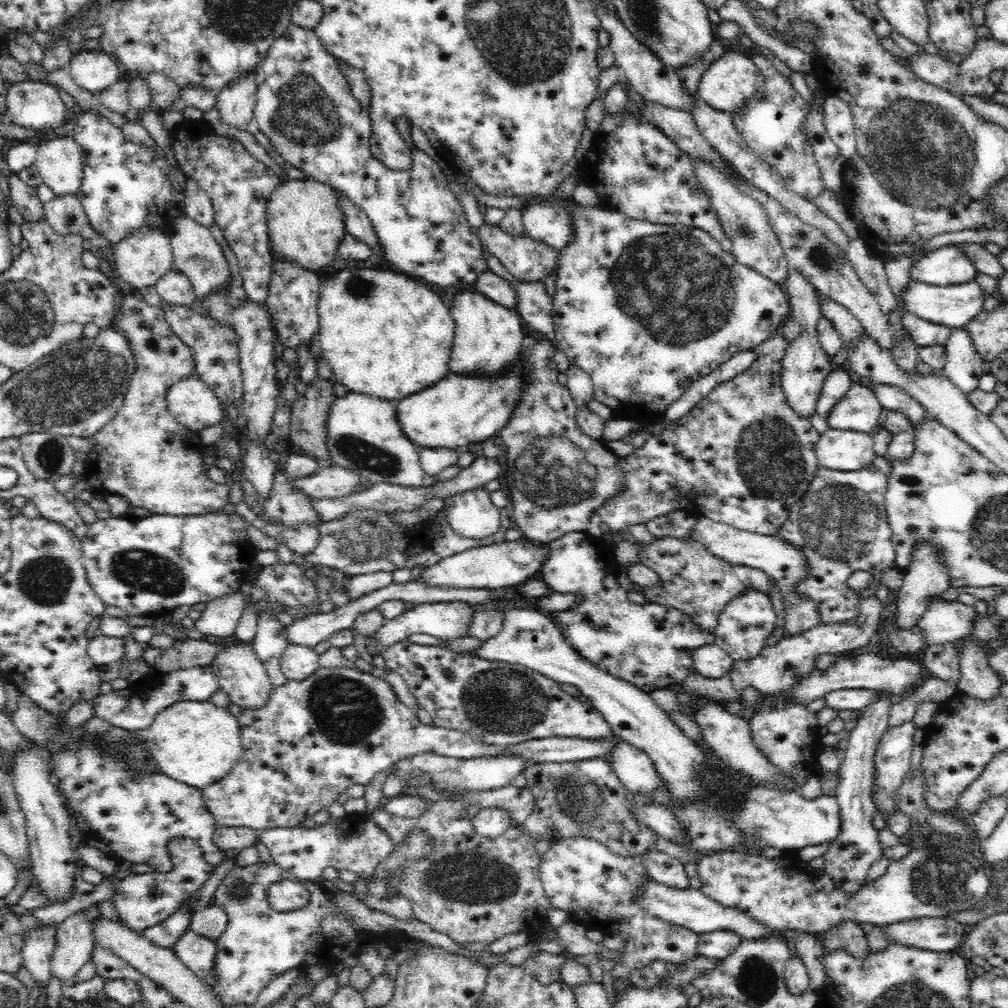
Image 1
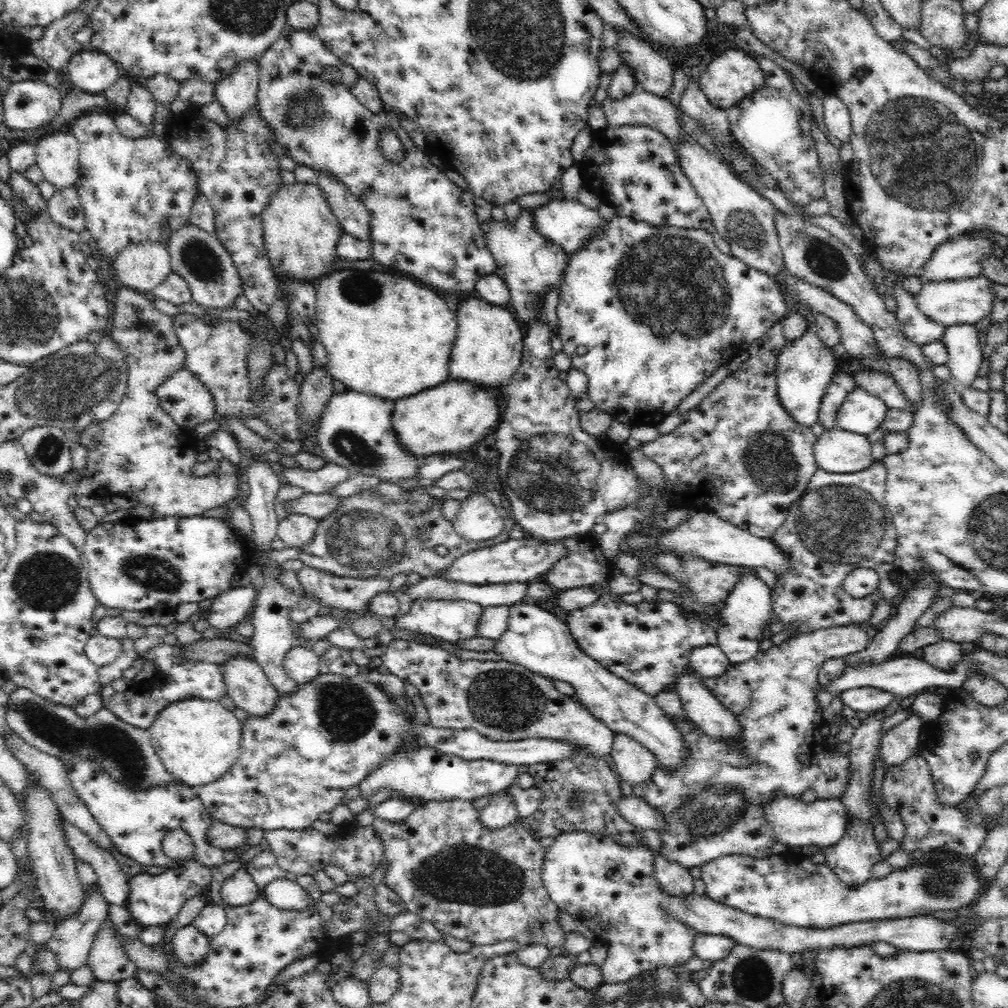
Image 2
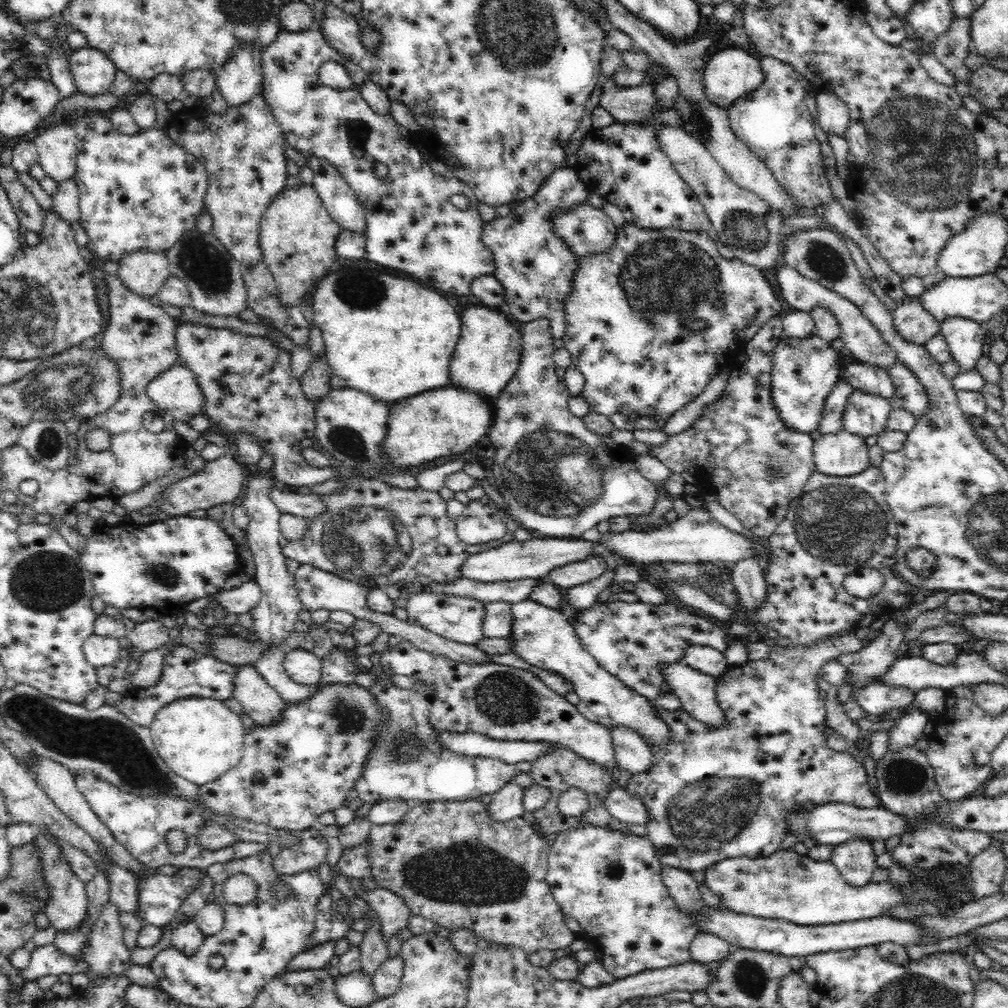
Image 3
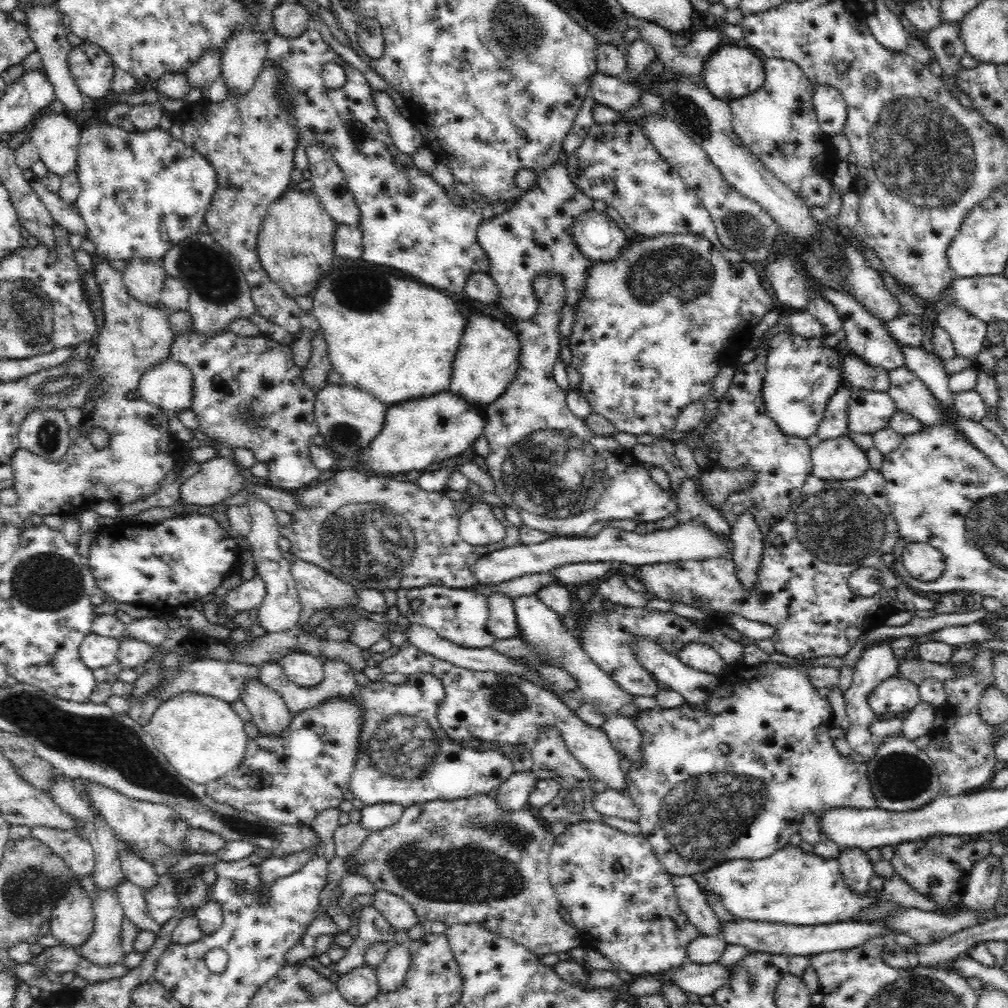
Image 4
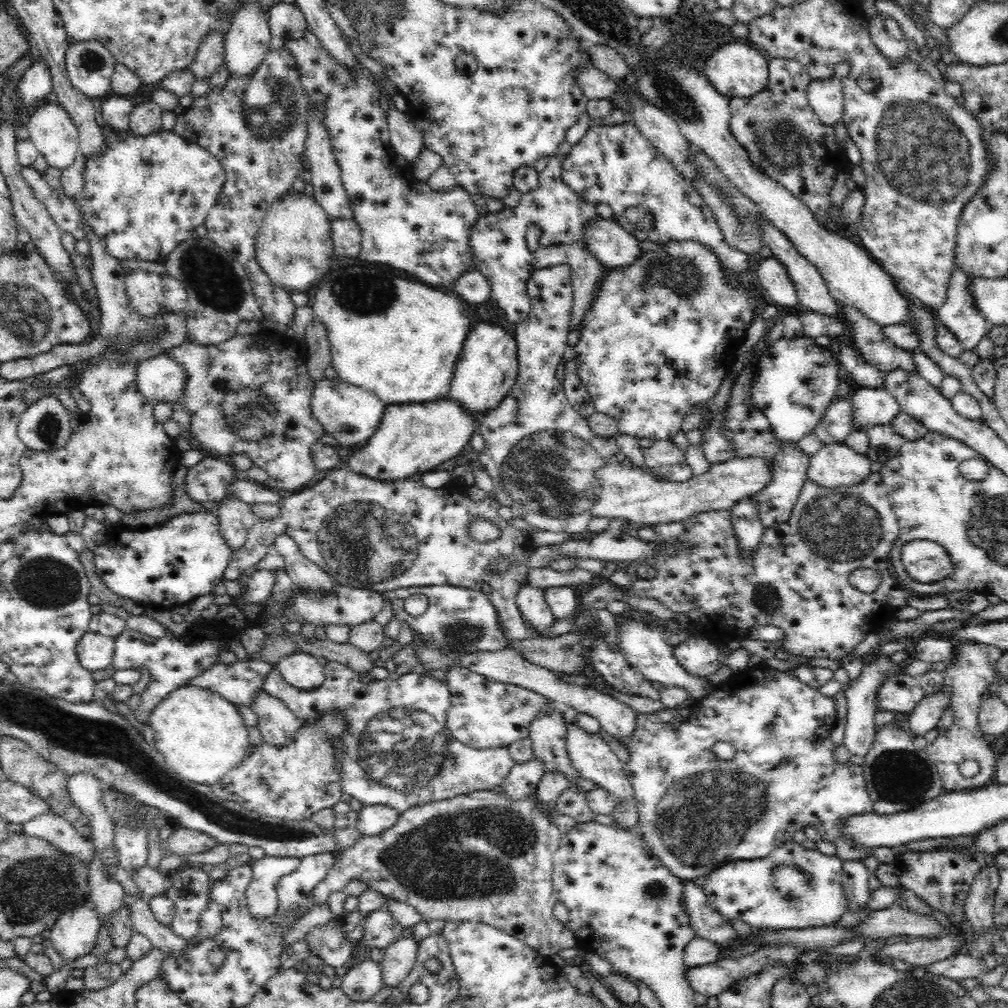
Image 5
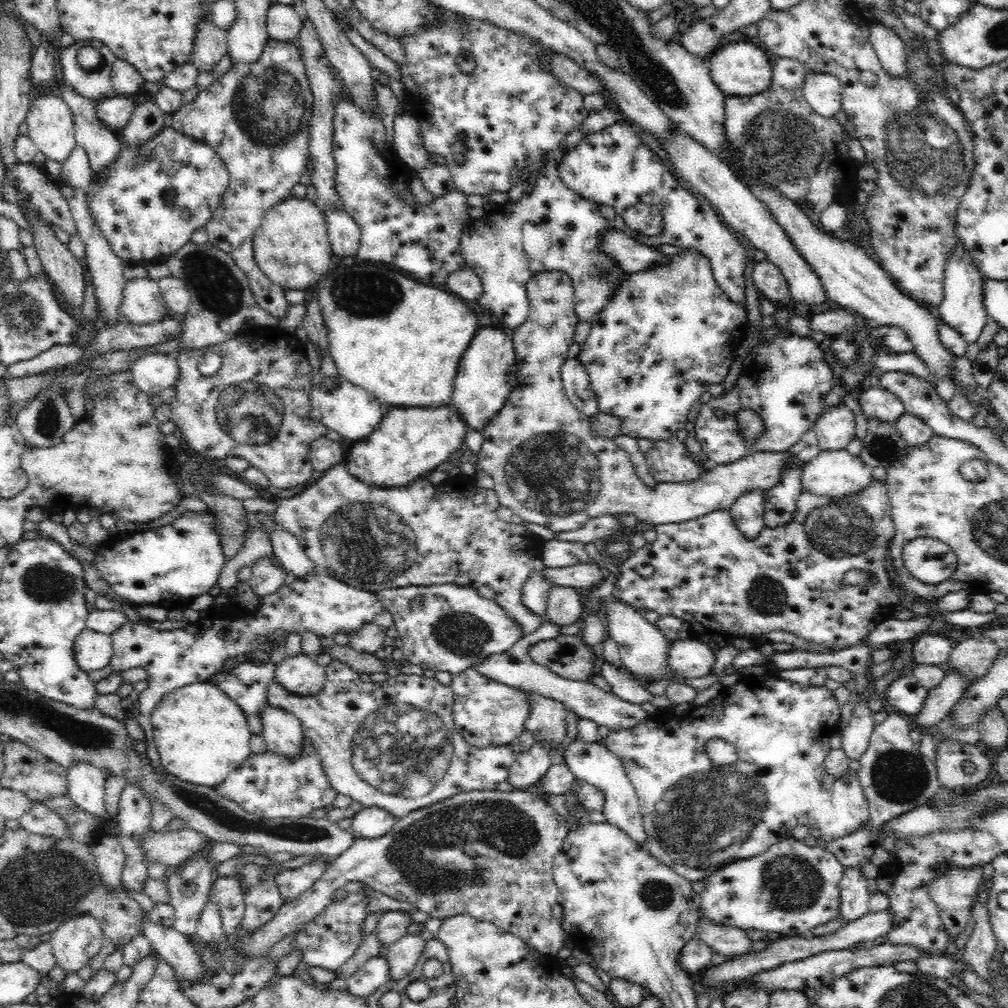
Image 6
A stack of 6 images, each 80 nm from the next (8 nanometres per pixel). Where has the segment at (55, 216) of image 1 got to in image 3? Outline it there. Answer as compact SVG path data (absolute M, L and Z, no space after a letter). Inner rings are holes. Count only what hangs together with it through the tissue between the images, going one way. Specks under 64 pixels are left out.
M74 180L60 183L58 191L52 196L52 209L56 217L66 222L70 227L81 226L81 211L79 208L79 189Z

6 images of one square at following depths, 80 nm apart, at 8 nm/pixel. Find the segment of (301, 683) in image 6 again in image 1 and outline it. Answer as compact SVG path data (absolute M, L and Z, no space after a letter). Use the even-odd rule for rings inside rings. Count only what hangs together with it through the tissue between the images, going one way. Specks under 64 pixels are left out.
M288 645L282 652L281 672L287 680L302 681L309 678L321 664L321 656L313 647Z

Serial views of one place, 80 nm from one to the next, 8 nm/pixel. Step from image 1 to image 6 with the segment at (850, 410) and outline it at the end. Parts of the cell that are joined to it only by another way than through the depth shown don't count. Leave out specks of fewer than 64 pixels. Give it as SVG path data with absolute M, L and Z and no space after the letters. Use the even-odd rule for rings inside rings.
M866 386L855 392L863 415L868 419L894 423L904 414L904 405L896 395L882 387Z

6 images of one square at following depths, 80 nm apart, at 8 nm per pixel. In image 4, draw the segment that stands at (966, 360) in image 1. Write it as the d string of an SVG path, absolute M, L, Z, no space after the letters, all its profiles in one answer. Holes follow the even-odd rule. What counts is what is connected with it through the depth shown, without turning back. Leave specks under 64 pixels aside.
M950 305L945 309L944 312L932 316L935 324L948 333L956 351L955 356L975 362L984 344L987 343L987 324L956 305Z

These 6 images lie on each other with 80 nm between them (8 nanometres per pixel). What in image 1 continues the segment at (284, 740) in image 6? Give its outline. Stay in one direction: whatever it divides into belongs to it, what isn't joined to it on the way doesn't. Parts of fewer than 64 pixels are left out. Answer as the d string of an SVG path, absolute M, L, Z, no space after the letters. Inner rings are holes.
M236 635L220 638L216 650L216 657L212 660L211 672L215 675L219 689L222 690L230 701L241 709L252 709L264 706L268 701L273 686L268 677L266 668L250 642L241 641Z

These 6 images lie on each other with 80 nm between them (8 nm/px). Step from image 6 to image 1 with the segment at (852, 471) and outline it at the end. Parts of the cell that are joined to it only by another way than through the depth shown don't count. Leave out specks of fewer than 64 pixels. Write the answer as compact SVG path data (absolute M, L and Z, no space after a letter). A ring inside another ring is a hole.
M854 430L824 431L815 444L820 466L830 470L852 472L872 465L875 452L870 432Z

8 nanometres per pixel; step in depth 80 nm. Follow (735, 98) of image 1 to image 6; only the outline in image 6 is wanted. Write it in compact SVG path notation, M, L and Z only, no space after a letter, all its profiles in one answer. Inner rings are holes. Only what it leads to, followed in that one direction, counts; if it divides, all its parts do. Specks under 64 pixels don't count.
M734 41L720 46L711 54L707 66L716 86L727 96L747 98L759 95L770 86L772 64L761 47L747 41Z

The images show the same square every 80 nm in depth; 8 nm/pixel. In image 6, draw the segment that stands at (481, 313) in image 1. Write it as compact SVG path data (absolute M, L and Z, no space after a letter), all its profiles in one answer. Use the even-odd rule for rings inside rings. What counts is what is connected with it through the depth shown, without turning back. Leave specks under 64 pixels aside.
M482 327L472 338L468 350L460 358L454 390L452 390L451 402L457 408L458 414L464 419L464 422L470 429L475 431L482 430L482 426L504 406L508 394L517 383L517 360L513 338L500 329Z

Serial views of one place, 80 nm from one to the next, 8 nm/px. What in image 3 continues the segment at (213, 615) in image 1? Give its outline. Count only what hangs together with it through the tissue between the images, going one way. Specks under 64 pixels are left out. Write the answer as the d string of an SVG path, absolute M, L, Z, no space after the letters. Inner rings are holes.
M251 580L235 588L224 589L215 597L218 606L221 606L225 612L226 619L223 622L231 623L240 614L251 612L253 606L260 600L260 587L255 580Z

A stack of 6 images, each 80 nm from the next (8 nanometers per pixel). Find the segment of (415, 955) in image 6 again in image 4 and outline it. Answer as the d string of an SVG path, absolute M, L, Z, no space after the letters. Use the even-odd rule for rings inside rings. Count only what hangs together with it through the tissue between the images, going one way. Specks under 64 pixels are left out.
M406 944L390 945L384 960L375 968L378 992L396 992L406 978L408 966L410 966L410 953Z

